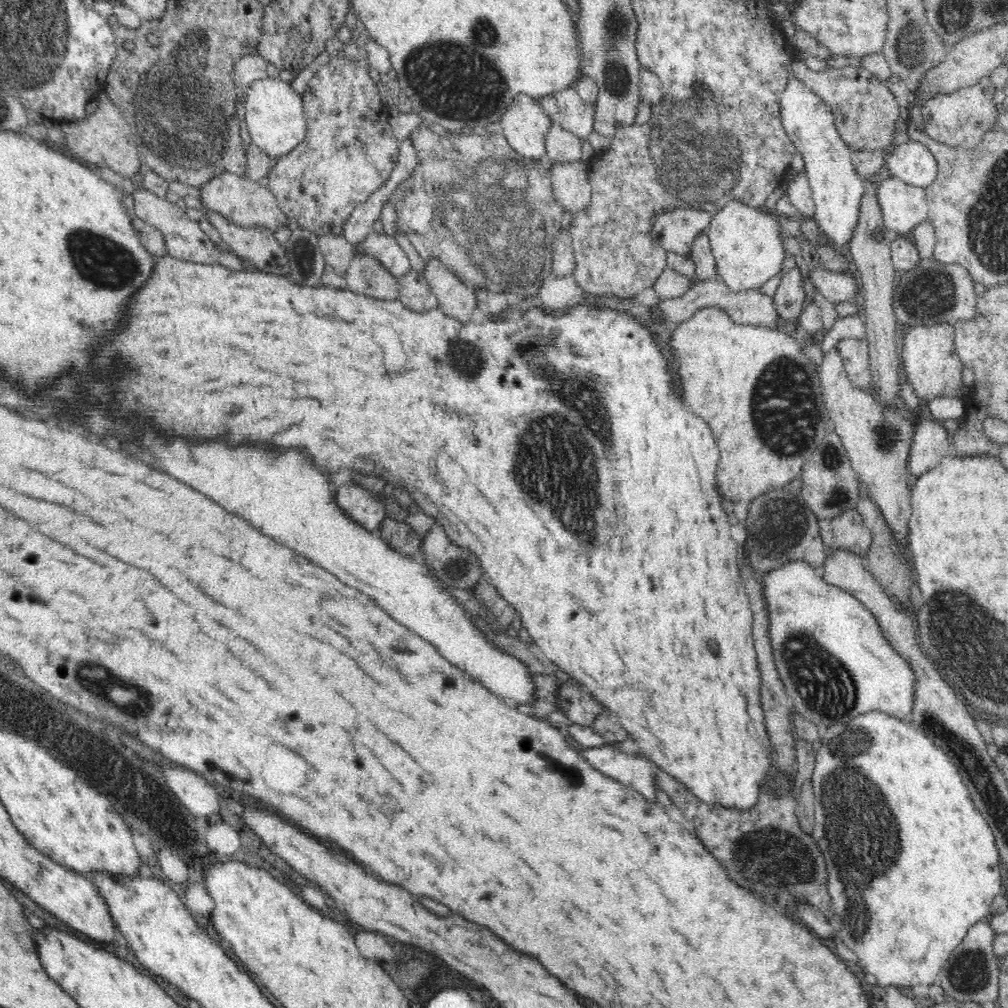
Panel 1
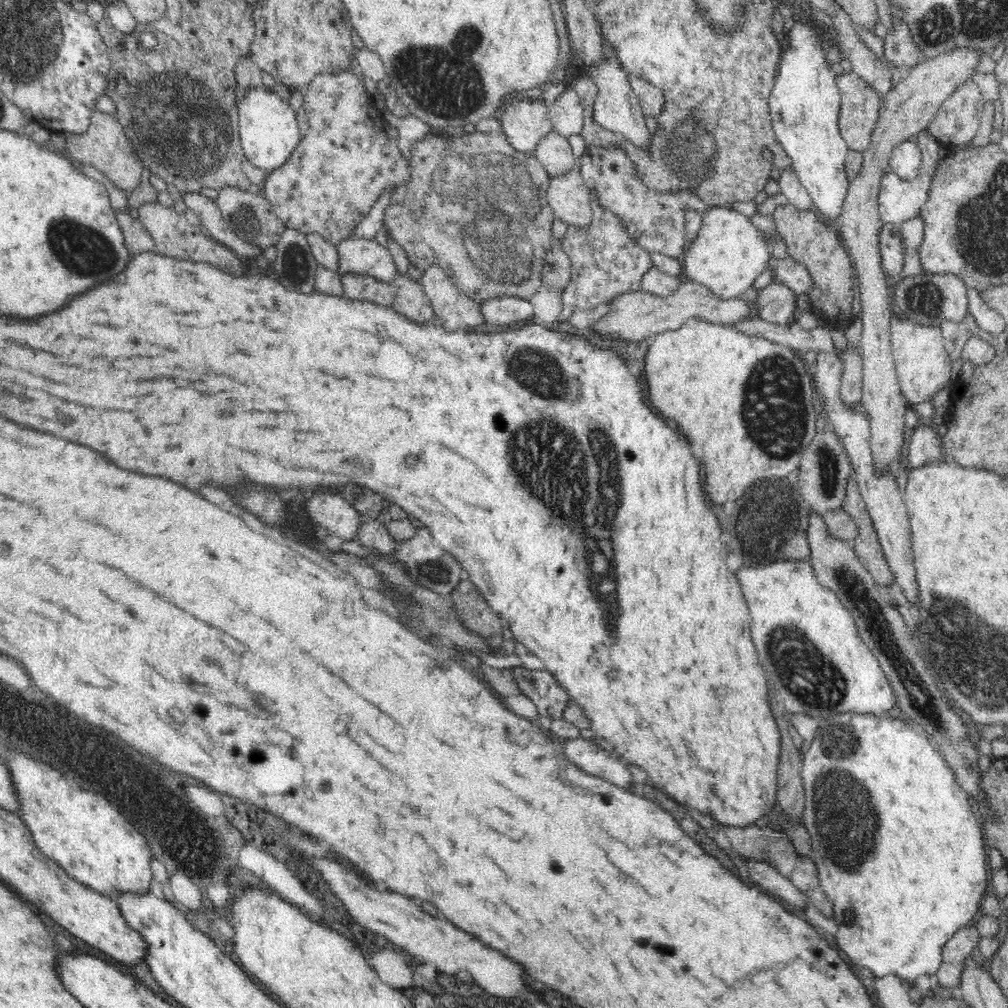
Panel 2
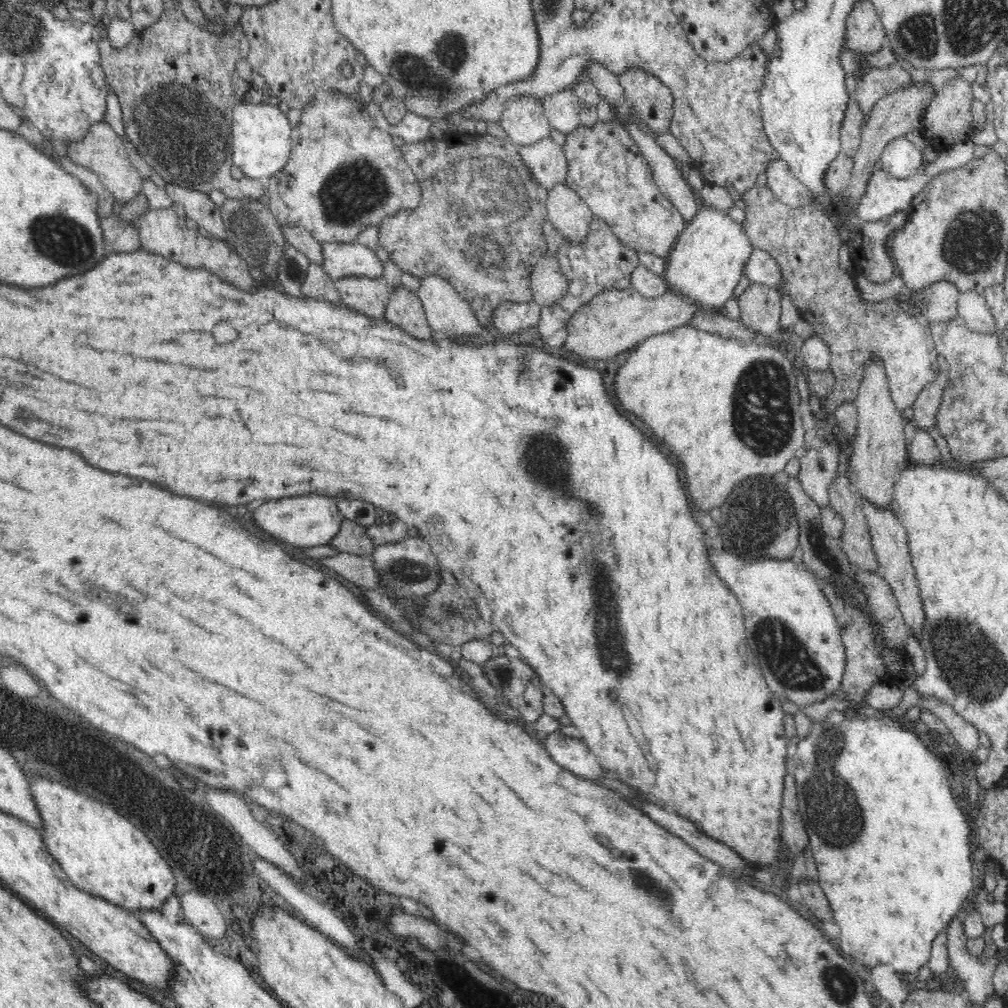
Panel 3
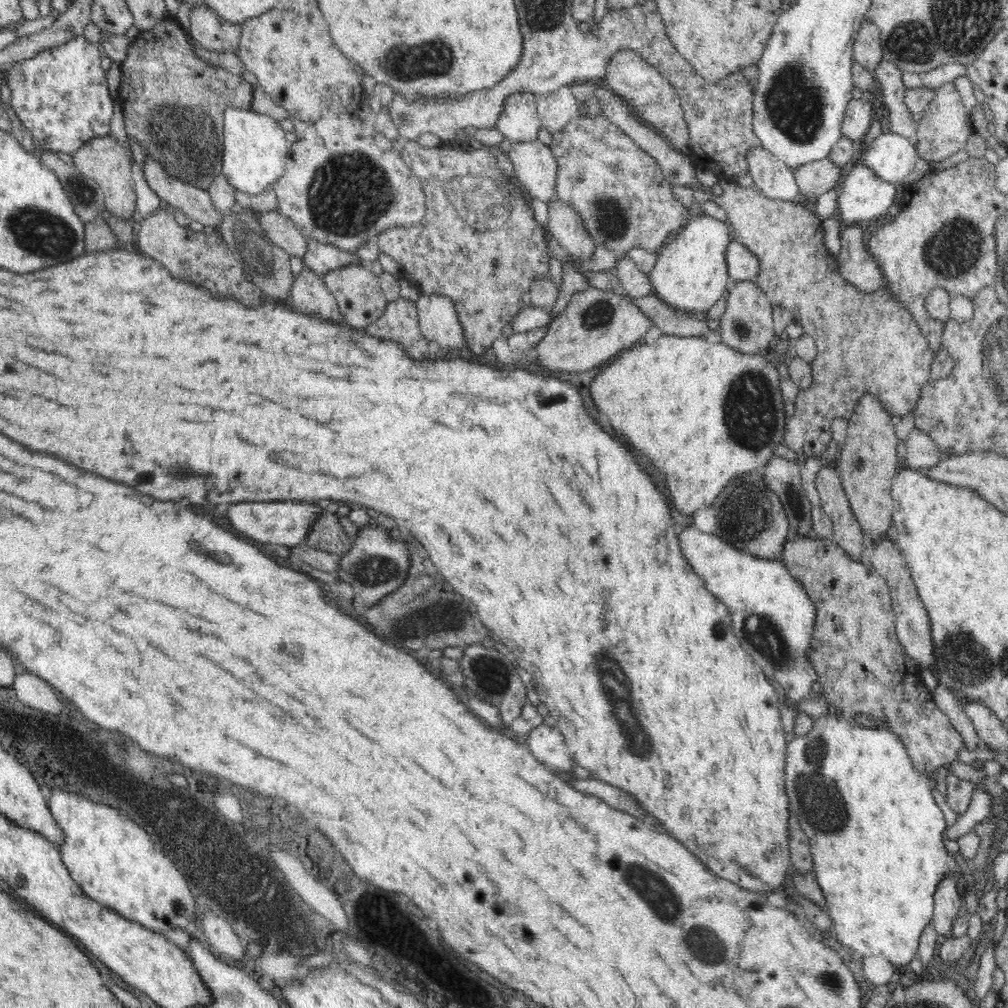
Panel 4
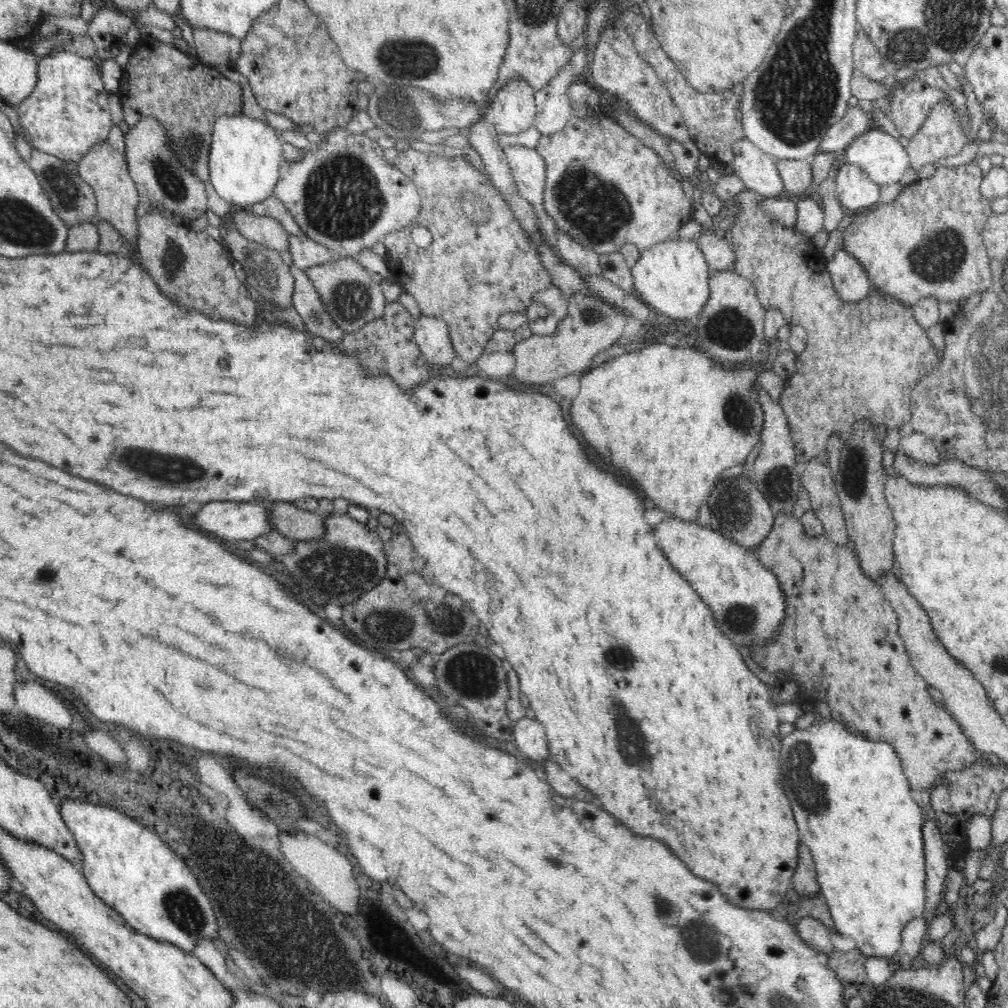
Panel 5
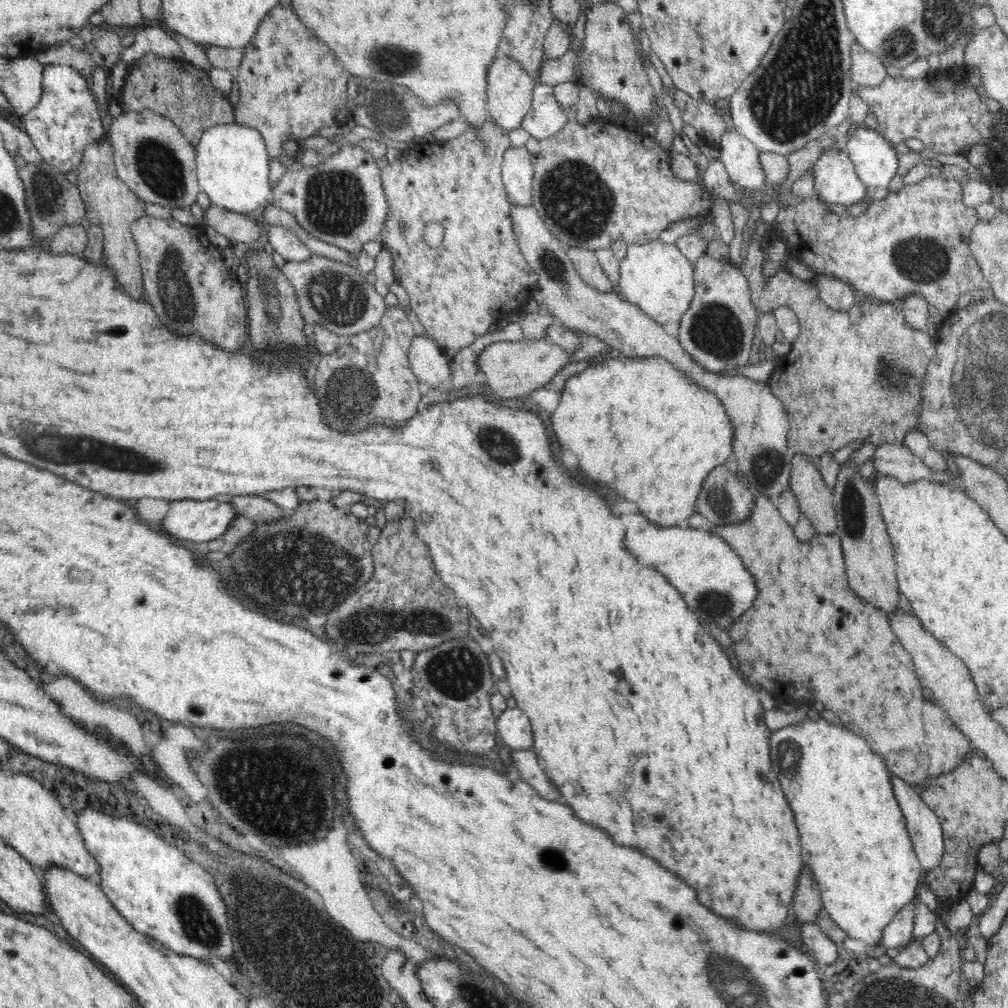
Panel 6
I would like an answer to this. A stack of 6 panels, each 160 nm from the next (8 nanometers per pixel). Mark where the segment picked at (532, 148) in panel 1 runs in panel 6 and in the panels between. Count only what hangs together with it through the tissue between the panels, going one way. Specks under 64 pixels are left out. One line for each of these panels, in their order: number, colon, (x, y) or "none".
2: (525, 122)
3: (523, 119)
4: (519, 122)
5: (512, 110)
6: (509, 89)

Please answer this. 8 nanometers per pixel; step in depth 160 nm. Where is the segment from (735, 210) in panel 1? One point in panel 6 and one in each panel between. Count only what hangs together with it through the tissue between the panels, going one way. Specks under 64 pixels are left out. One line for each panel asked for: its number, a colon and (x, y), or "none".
2: (729, 253)
3: (706, 262)
4: (690, 274)
5: (672, 276)
6: (655, 276)

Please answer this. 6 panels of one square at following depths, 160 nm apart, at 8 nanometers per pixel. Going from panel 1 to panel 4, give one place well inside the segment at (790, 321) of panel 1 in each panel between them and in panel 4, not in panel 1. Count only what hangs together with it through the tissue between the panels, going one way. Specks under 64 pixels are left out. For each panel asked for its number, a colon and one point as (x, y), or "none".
2: (776, 303)
3: (760, 307)
4: (746, 325)

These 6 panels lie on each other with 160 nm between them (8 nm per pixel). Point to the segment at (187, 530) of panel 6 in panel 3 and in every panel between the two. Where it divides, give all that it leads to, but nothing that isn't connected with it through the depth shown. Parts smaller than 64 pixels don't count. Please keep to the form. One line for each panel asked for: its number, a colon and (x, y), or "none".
3: (303, 521)
4: (288, 522)
5: (244, 520)

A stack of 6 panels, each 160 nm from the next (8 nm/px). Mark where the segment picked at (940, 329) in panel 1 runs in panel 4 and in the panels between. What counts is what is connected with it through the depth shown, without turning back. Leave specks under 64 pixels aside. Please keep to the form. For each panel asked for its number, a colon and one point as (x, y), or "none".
2: (923, 367)
3: (804, 241)
4: (867, 342)

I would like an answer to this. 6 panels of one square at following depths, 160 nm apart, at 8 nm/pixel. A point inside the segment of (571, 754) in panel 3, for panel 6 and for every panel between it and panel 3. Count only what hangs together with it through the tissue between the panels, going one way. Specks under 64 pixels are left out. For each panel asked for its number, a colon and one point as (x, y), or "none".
4: (547, 744)
5: (528, 734)
6: (513, 726)

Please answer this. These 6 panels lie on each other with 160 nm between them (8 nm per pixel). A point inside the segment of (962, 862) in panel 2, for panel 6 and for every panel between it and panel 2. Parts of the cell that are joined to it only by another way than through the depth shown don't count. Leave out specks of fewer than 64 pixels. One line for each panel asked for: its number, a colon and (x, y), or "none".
3: (898, 886)
4: (879, 874)
5: (853, 805)
6: (867, 869)

